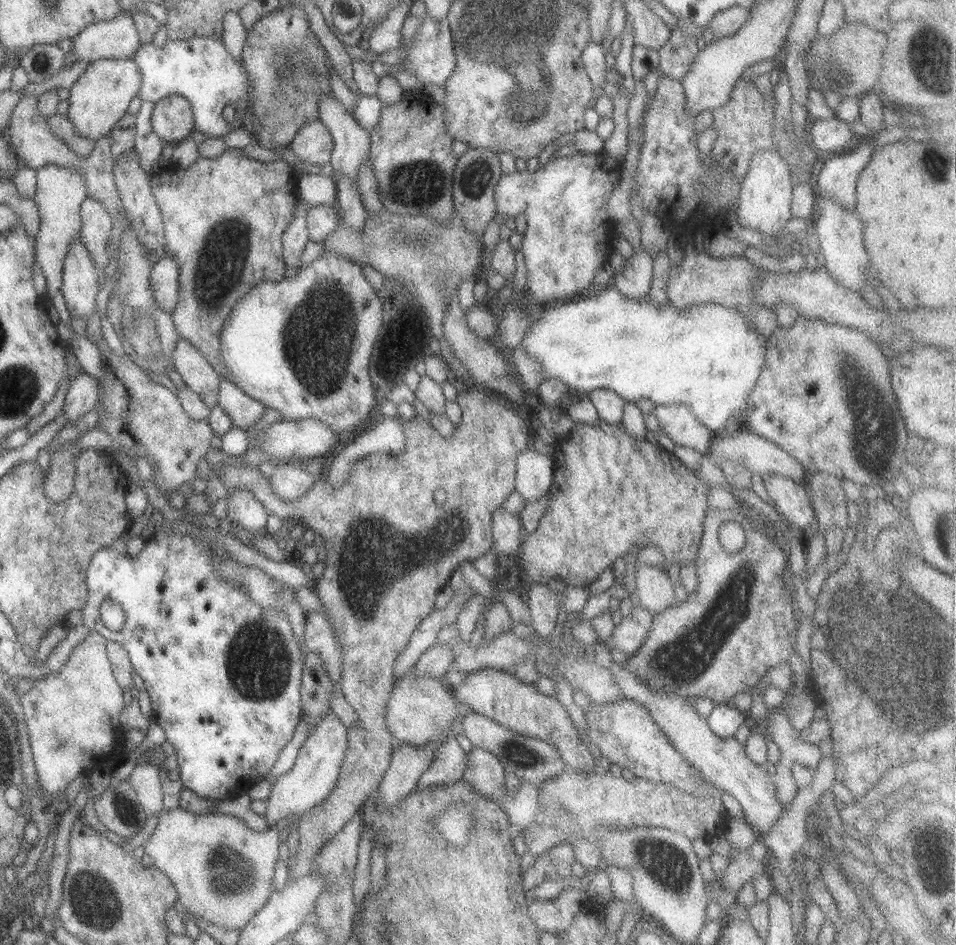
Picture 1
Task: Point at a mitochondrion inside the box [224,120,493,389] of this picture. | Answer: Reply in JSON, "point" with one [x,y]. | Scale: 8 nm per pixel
{"point":[406,179]}

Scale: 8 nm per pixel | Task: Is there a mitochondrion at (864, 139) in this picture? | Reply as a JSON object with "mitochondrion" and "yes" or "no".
{"mitochondrion":"no"}

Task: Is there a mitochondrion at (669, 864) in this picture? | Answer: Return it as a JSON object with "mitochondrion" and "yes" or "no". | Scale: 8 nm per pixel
{"mitochondrion":"yes"}

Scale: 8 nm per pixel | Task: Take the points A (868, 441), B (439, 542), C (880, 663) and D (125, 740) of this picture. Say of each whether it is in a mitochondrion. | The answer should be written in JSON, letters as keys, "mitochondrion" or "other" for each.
{"A":"mitochondrion","B":"mitochondrion","C":"mitochondrion","D":"other"}

